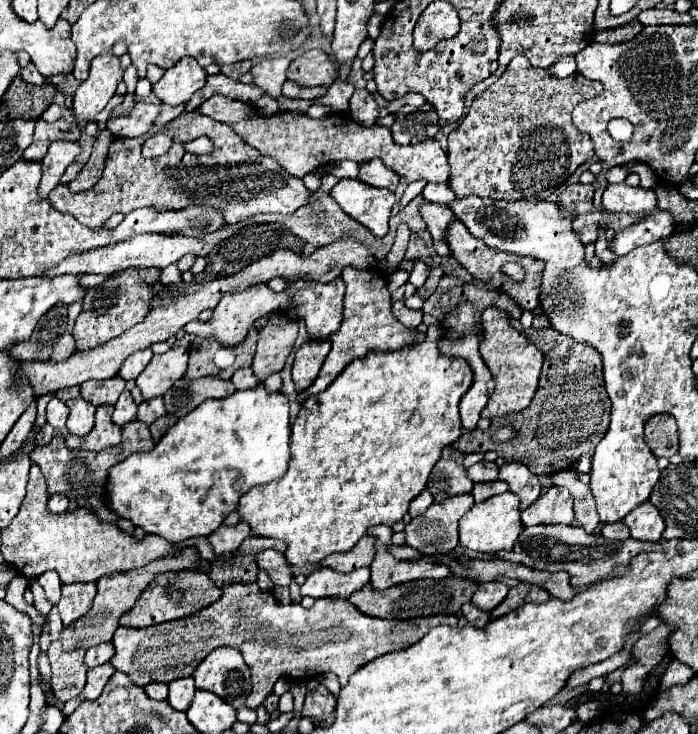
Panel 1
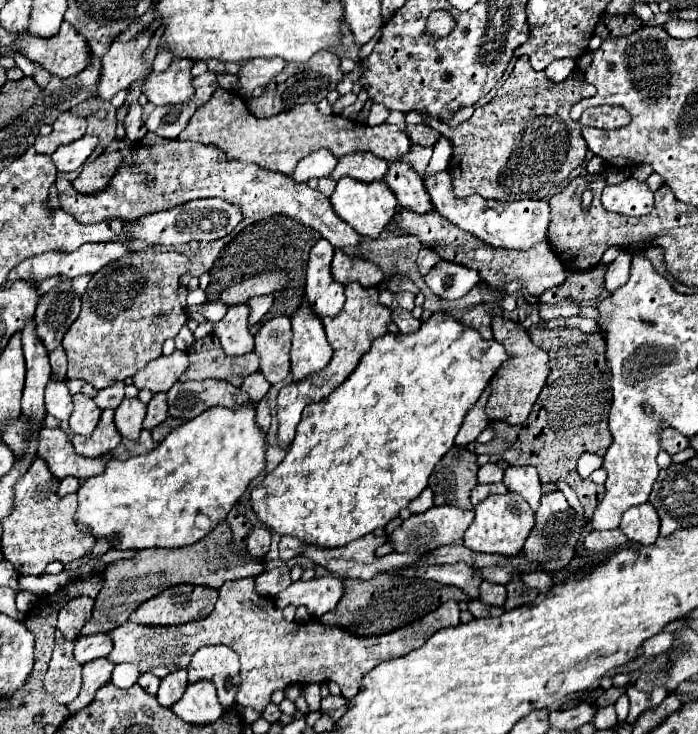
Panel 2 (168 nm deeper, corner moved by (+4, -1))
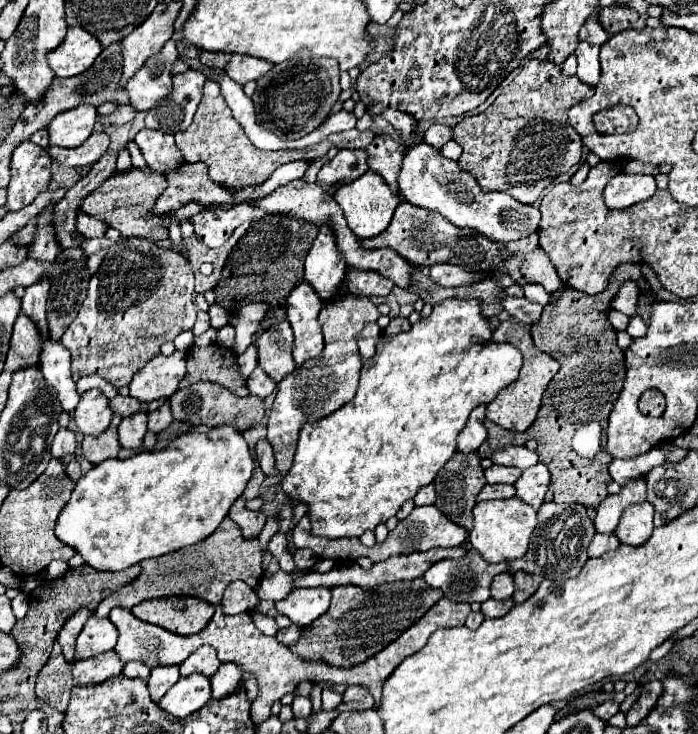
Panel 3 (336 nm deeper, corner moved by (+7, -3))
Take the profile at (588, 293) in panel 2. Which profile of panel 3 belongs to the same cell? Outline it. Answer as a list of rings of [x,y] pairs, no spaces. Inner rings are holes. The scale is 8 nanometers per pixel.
[[[619,264],[607,288],[599,294],[583,294],[571,286],[567,286],[557,300],[549,302],[544,306],[541,320],[531,326],[533,342],[539,350],[551,354],[559,364],[559,372],[549,382],[543,402],[539,408],[539,414],[535,422],[529,426],[529,430],[511,432],[501,426],[497,426],[491,420],[485,420],[485,428],[489,432],[489,448],[501,450],[509,444],[525,444],[527,440],[537,440],[537,456],[539,462],[543,462],[551,472],[549,492],[553,492],[553,502],[565,502],[565,504],[583,504],[585,508],[597,508],[601,500],[607,496],[607,482],[611,480],[607,472],[607,464],[613,460],[605,446],[593,456],[583,458],[579,456],[573,446],[573,434],[581,428],[585,422],[599,422],[601,428],[607,428],[607,416],[617,400],[617,394],[625,380],[625,362],[623,362],[623,350],[615,344],[615,330],[605,320],[605,314],[609,310],[609,302],[621,282],[635,280],[643,282],[639,264]],[[595,315],[595,316],[584,316]]]

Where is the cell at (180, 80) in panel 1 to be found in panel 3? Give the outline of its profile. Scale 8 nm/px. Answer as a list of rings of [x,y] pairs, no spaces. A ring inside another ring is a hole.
[[[169,40],[165,42],[163,50],[149,58],[145,62],[143,70],[139,70],[129,82],[127,82],[127,92],[129,92],[129,104],[135,110],[151,110],[157,106],[159,100],[167,98],[173,92],[173,64],[177,62],[179,54],[175,48],[175,42]]]

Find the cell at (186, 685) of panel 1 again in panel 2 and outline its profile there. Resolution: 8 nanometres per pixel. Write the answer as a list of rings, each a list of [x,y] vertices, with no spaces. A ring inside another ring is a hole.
[[[178,668],[176,672],[172,672],[170,676],[162,678],[160,682],[160,690],[156,694],[158,702],[164,706],[164,708],[170,708],[176,700],[180,700],[180,696],[184,694],[184,688],[188,686],[188,680],[186,680],[186,670],[184,668]]]

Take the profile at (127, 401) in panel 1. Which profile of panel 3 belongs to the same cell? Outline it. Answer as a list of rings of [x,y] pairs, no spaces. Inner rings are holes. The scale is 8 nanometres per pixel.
[[[135,412],[131,416],[125,416],[119,424],[119,442],[127,450],[139,450],[143,436],[147,432],[147,414]]]

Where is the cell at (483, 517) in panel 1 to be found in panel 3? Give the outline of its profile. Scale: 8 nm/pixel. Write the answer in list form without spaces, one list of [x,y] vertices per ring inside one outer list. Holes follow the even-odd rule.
[[[519,498],[477,502],[473,508],[473,530],[469,532],[469,544],[485,562],[507,562],[523,558],[531,532],[537,526],[537,512]]]

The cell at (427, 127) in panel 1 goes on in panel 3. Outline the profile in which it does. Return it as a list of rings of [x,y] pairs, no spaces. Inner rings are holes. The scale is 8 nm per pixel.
[[[433,124],[433,126],[429,126],[429,128],[425,130],[425,134],[423,134],[423,142],[429,144],[429,146],[433,146],[433,148],[437,148],[437,150],[439,150],[447,140],[451,140],[451,128],[445,126],[445,124]]]

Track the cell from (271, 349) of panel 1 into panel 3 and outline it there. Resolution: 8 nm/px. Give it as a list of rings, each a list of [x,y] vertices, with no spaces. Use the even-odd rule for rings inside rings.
[[[287,320],[267,328],[255,342],[259,352],[259,368],[273,378],[275,384],[279,384],[289,372],[293,372],[297,366],[291,358],[291,346],[293,346],[293,330]]]

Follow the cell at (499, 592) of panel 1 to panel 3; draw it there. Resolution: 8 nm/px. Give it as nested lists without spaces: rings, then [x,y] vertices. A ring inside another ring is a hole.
[[[497,574],[491,582],[491,598],[507,600],[513,594],[513,576],[511,574]]]

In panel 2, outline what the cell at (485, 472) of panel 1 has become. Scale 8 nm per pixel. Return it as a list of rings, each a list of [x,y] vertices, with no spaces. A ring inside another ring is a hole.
[[[488,462],[486,466],[482,466],[478,470],[478,482],[480,484],[492,484],[492,482],[502,482],[504,478],[504,468],[500,468],[498,464]]]

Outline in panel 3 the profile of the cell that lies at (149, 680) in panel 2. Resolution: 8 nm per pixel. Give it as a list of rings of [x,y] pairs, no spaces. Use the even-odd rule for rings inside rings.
[[[129,662],[129,664],[125,664],[123,674],[125,674],[127,678],[139,678],[139,680],[147,682],[151,670],[149,670],[145,664],[141,664],[141,662]]]

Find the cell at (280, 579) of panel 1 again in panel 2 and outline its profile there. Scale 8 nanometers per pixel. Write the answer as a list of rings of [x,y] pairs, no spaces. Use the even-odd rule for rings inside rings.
[[[252,526],[246,542],[246,548],[252,556],[264,558],[264,554],[270,550],[270,530],[266,526]]]

